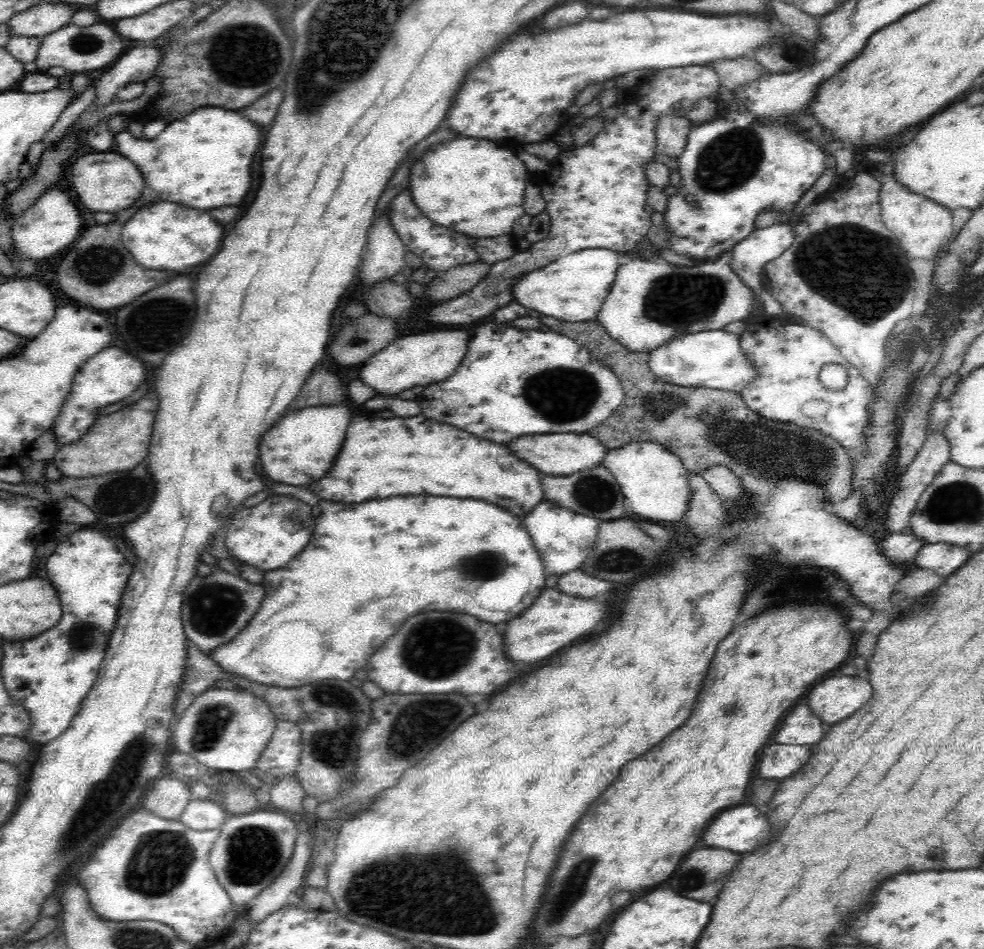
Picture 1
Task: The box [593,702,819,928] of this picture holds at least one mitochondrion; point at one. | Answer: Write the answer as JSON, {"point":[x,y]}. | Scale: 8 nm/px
{"point":[684,882]}

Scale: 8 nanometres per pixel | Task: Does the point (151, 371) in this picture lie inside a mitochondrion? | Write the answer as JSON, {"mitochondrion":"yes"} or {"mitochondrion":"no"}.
{"mitochondrion":"no"}

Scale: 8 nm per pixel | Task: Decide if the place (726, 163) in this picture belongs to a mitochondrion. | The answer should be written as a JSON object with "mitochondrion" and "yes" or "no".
{"mitochondrion":"yes"}

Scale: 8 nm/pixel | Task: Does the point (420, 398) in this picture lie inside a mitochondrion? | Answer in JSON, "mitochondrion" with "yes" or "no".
{"mitochondrion":"no"}

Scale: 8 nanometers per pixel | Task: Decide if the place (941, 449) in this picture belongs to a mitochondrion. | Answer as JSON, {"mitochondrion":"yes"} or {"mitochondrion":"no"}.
{"mitochondrion":"no"}

